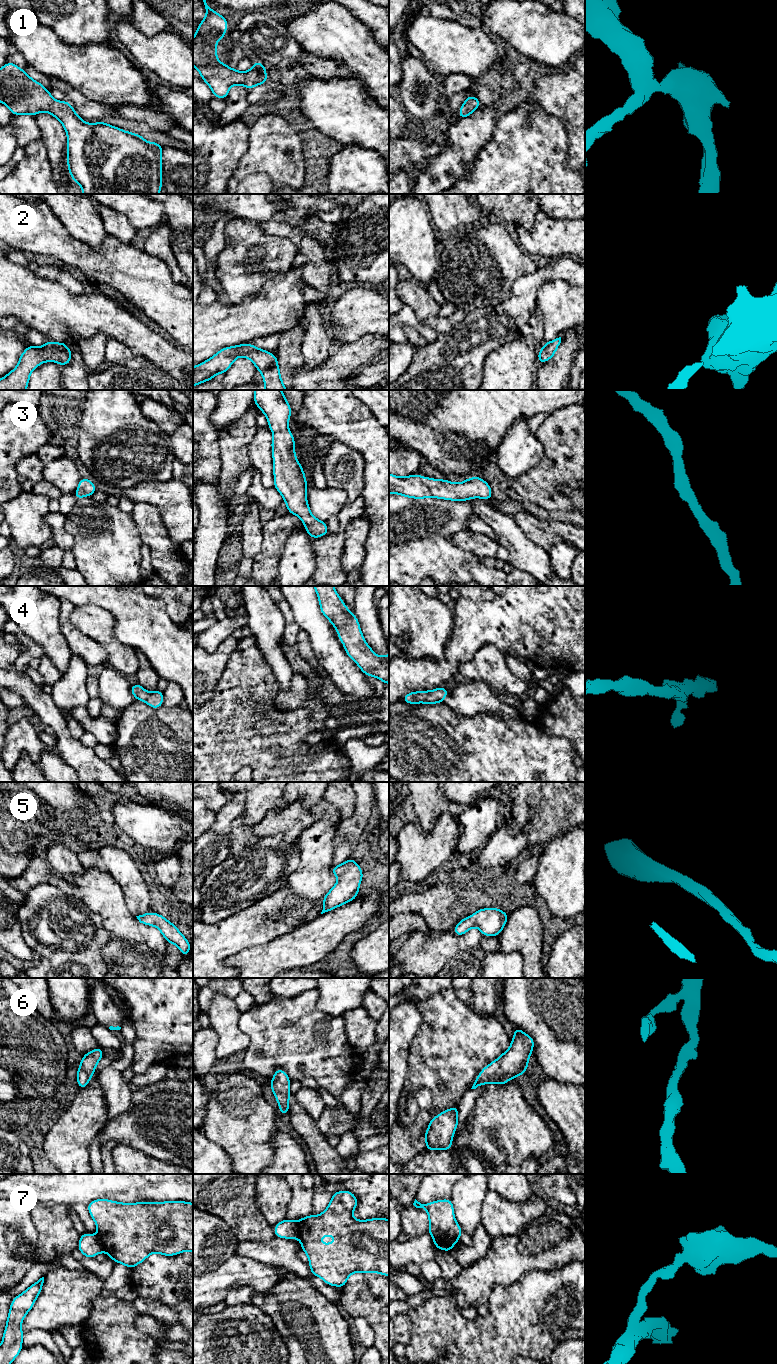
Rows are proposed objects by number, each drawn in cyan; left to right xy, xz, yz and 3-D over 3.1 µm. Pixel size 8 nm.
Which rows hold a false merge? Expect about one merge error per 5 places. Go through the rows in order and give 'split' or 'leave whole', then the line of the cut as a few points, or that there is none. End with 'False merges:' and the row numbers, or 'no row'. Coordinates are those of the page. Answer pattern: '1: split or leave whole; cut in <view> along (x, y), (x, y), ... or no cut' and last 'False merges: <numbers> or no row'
1: leave whole; no cut
2: leave whole; no cut
3: leave whole; no cut
4: leave whole; no cut
5: leave whole; no cut
6: leave whole; no cut
7: split; cut in xy along (97, 1235), (103, 1250)
False merges: 7

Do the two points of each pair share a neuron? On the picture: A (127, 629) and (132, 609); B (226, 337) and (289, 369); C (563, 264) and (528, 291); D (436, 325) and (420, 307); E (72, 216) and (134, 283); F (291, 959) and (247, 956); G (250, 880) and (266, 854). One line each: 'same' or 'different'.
A: same
B: different
C: same
D: different
E: different
F: same
G: same

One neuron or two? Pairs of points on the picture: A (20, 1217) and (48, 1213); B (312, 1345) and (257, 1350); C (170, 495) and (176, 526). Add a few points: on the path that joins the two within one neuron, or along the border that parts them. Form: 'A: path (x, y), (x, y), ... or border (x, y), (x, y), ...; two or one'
A: border (30, 1215), (38, 1234), (37, 1238); two
B: border (275, 1327), (288, 1353); two
C: path (176, 503), (176, 518); one

